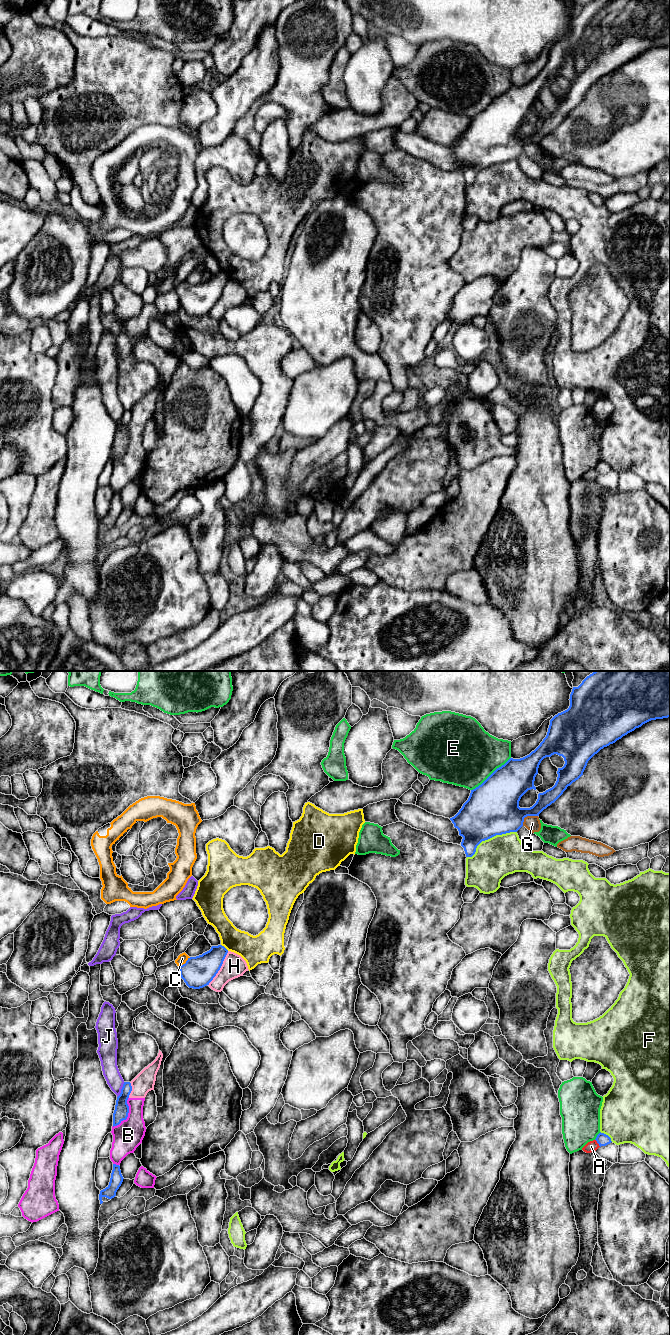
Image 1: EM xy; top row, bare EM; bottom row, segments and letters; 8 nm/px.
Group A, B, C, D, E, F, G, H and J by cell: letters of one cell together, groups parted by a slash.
A / B H J / C / D / E / F / G

